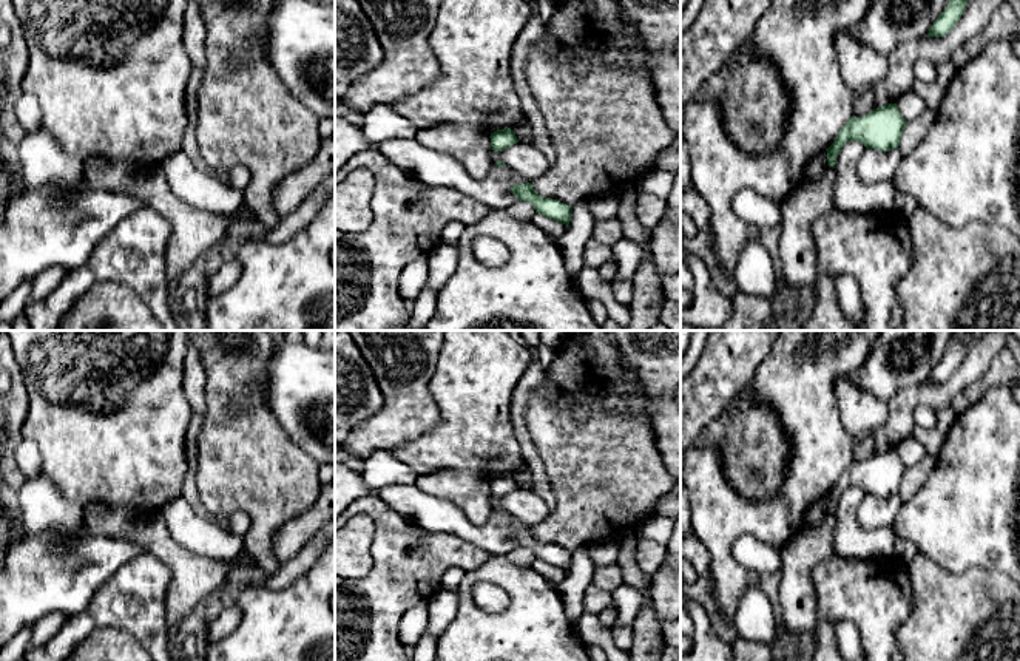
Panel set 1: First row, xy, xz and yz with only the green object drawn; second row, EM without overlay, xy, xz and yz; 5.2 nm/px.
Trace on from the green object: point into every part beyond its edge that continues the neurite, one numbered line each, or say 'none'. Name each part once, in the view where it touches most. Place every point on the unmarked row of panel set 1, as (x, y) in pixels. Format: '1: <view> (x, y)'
none

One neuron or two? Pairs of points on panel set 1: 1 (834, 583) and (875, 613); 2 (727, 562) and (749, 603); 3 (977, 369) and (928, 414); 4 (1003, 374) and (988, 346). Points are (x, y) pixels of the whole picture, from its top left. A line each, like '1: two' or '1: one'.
1: one
2: two
3: two
4: two

